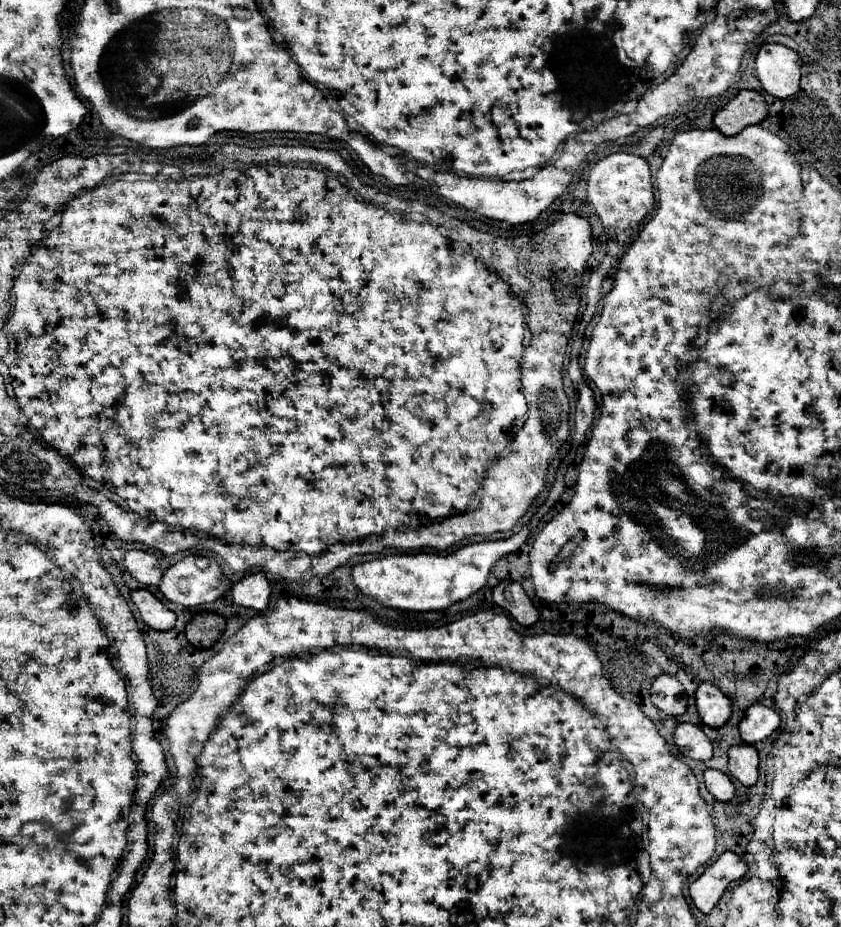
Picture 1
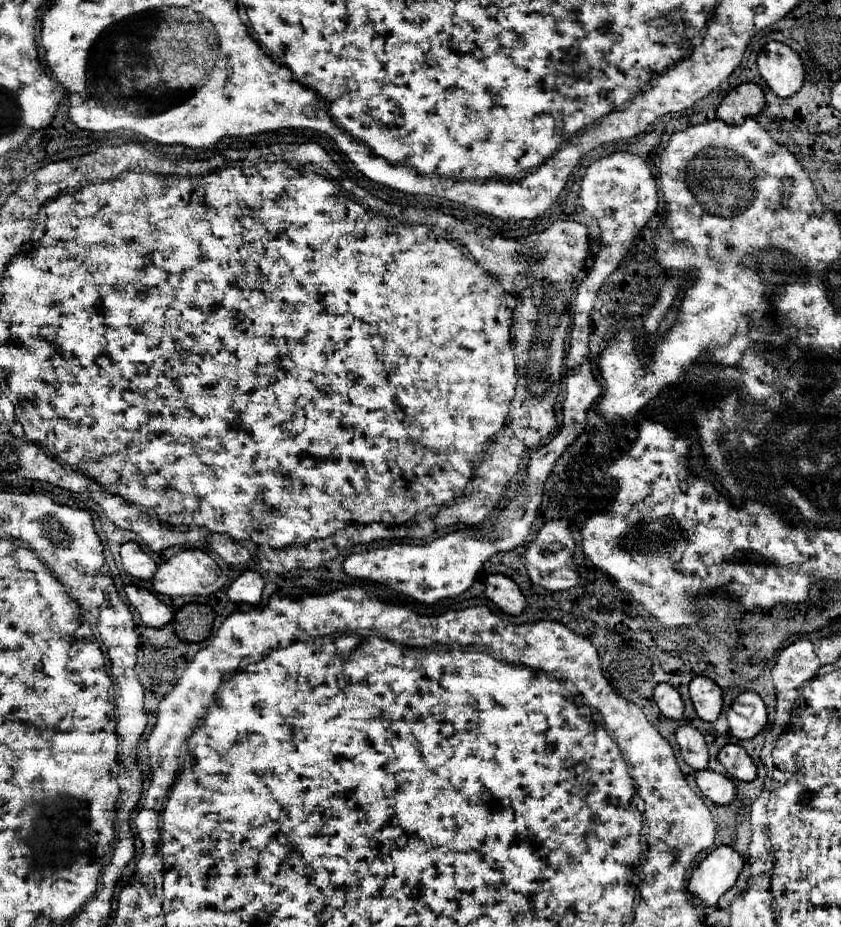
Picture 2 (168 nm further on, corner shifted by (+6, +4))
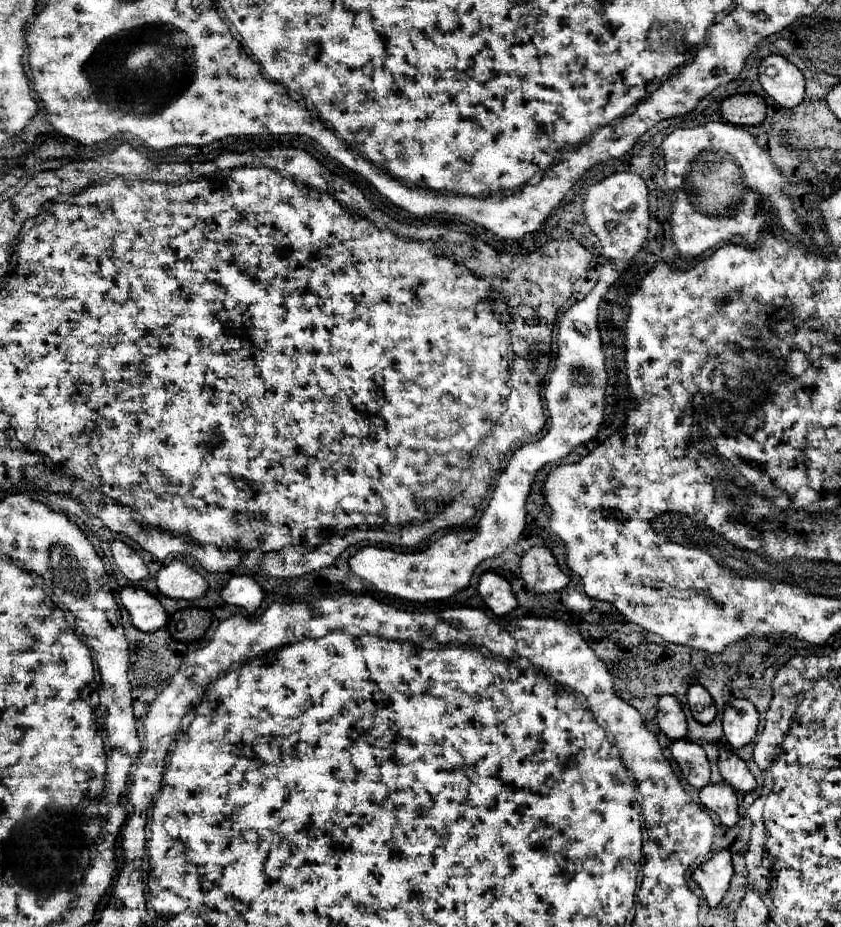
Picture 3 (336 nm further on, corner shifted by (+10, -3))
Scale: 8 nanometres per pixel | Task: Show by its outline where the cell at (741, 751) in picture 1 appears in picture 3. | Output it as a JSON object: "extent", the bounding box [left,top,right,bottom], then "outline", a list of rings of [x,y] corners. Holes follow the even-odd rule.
{"extent":[720,748,756,792],"outline":[[[722,748],[720,750],[720,774],[722,778],[738,792],[752,792],[756,788],[756,778],[752,776],[752,772],[748,770],[746,762],[742,758],[738,758],[732,750]]]}

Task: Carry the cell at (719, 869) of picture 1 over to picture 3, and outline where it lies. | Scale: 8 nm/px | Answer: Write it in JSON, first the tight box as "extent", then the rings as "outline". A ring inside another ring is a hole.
{"extent":[692,850,734,908],"outline":[[[728,850],[716,852],[708,862],[700,864],[692,874],[692,878],[698,882],[700,890],[704,892],[704,898],[710,908],[720,904],[720,900],[728,892],[728,884],[730,884],[732,876],[734,876],[734,868],[732,868]]]}

